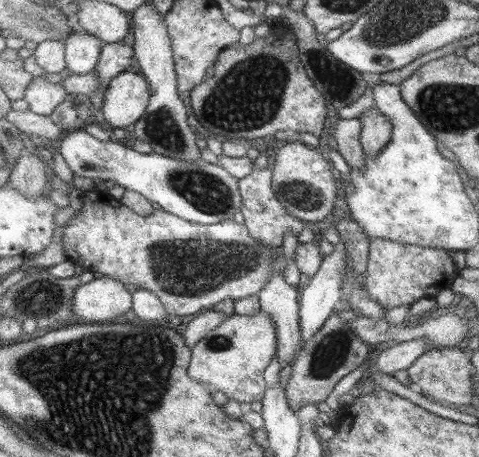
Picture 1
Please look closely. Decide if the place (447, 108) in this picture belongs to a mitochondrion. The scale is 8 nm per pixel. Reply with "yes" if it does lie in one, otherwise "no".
yes

